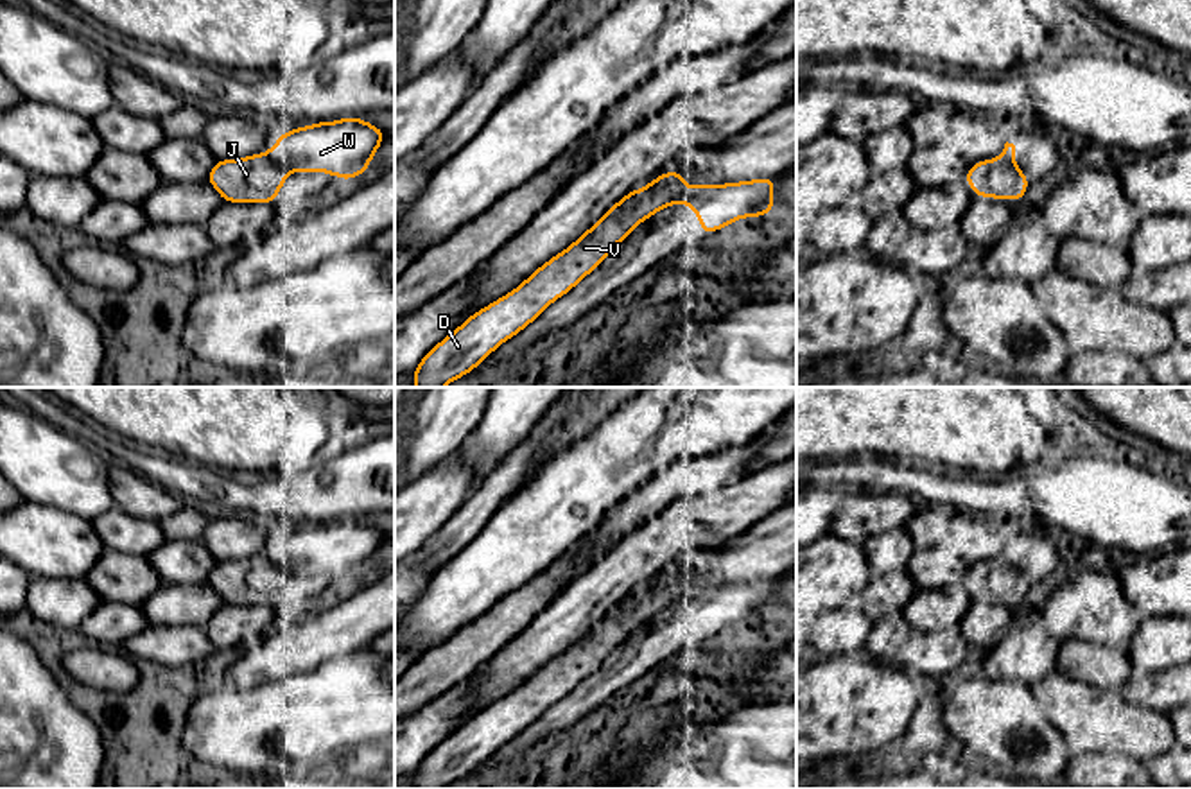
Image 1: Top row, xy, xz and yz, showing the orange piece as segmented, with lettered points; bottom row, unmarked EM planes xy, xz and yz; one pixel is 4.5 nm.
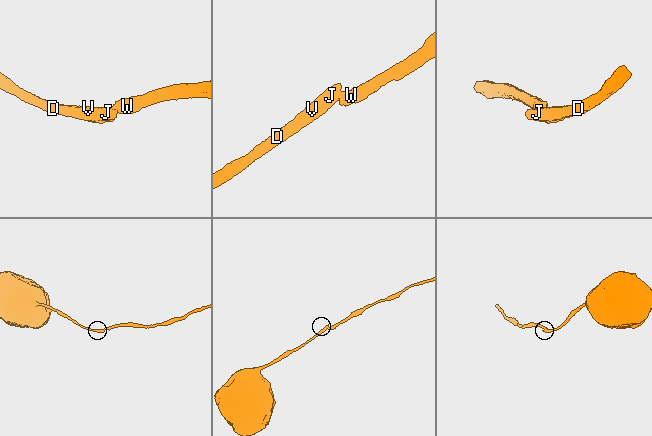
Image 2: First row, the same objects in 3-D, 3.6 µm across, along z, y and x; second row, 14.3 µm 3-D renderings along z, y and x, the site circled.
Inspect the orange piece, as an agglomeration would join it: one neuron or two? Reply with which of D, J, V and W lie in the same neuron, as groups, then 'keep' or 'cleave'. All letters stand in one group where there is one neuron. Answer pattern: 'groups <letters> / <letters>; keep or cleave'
groups D J V / W; cleave

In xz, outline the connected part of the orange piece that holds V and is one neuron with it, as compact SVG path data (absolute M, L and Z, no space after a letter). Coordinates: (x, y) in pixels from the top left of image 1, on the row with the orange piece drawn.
M680 169L630 190L567 249L542 264L502 298L474 312L432 346L413 371L414 387L445 387L474 371L502 342L529 326L549 305L596 271L631 230L674 201L687 188Z

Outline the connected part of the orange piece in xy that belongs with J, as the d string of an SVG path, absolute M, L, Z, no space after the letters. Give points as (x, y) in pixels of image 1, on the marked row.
M265 152L217 160L206 178L224 203L269 204L285 185L287 172Z

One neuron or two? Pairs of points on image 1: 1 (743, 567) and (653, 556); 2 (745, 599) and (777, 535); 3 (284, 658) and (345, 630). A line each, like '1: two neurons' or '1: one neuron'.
1: two neurons
2: two neurons
3: one neuron

